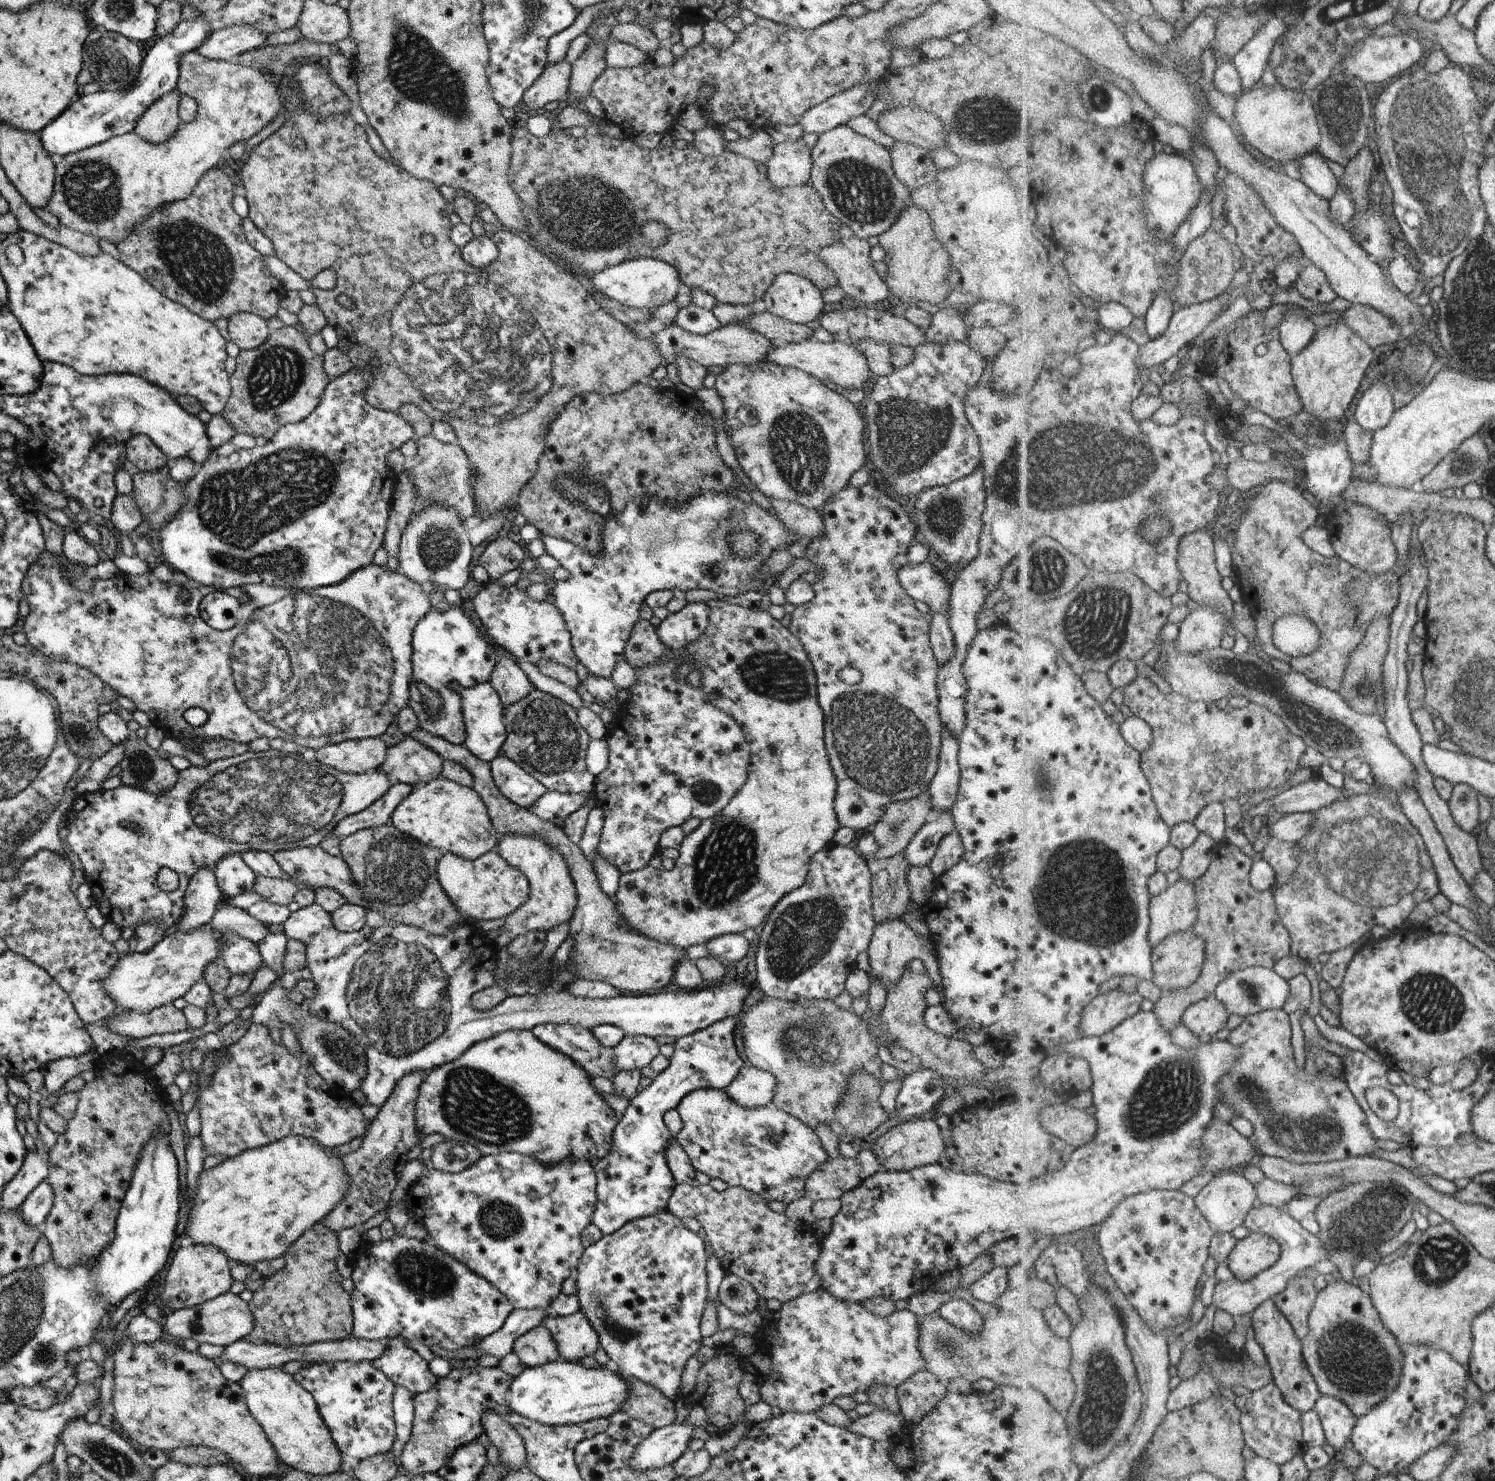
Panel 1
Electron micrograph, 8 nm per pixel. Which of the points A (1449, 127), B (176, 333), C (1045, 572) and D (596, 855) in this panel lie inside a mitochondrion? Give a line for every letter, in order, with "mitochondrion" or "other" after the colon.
A: mitochondrion
B: other
C: mitochondrion
D: other

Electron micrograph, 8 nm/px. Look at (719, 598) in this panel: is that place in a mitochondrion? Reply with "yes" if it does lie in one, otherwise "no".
no

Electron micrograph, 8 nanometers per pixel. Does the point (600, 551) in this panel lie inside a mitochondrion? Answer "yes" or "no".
no

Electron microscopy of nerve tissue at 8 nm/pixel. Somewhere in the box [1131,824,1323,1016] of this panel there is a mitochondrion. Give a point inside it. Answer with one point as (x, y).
(1252, 990)

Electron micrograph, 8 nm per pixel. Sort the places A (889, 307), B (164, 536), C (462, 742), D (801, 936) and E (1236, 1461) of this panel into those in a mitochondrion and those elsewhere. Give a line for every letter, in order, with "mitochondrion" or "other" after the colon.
A: other
B: other
C: other
D: mitochondrion
E: other

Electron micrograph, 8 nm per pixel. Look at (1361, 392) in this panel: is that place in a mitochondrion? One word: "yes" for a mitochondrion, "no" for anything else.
no

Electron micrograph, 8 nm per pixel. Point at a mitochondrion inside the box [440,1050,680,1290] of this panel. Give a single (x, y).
(487, 1224)

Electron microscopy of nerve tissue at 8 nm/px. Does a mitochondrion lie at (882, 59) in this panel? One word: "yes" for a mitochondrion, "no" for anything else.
no

